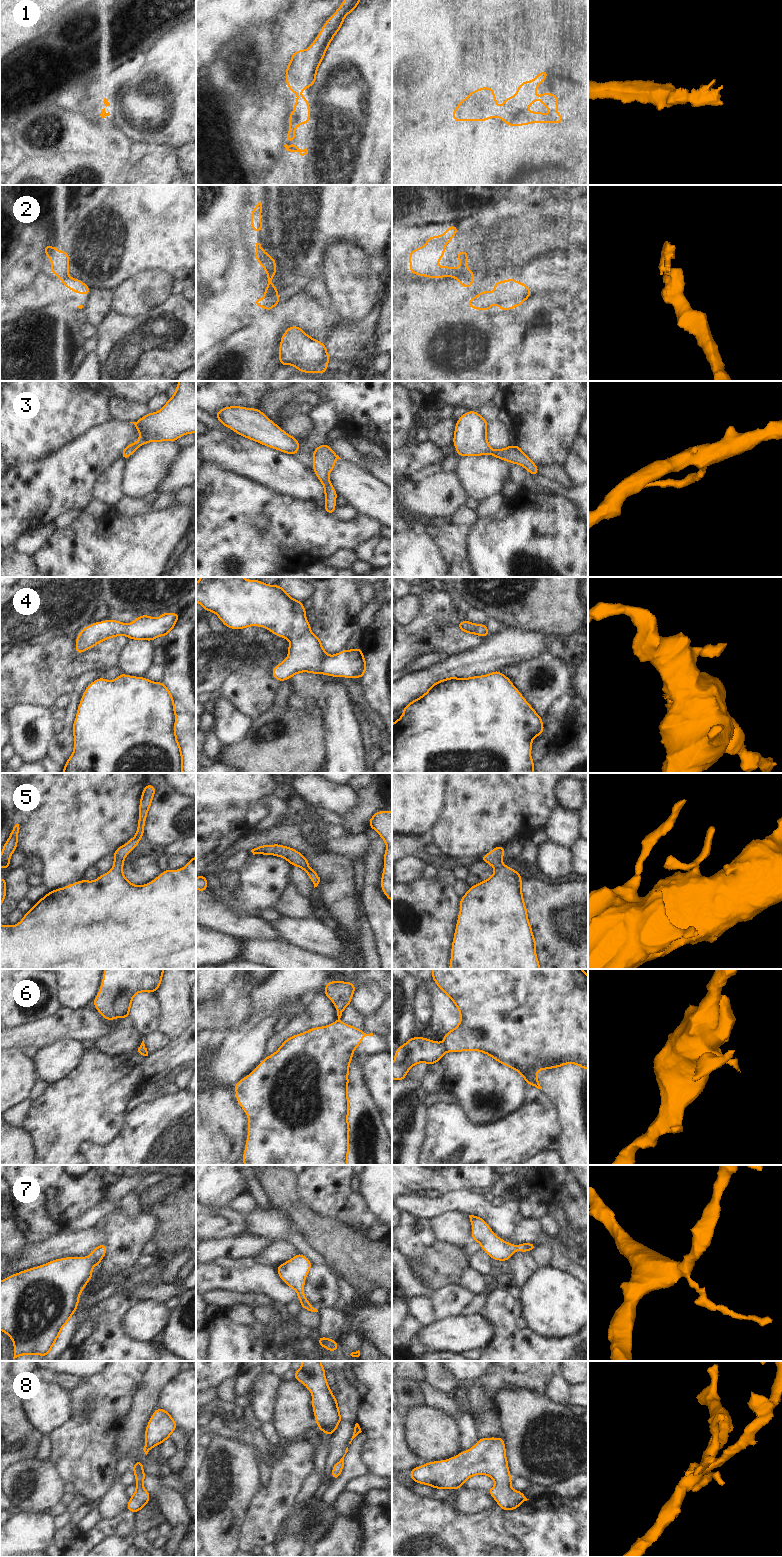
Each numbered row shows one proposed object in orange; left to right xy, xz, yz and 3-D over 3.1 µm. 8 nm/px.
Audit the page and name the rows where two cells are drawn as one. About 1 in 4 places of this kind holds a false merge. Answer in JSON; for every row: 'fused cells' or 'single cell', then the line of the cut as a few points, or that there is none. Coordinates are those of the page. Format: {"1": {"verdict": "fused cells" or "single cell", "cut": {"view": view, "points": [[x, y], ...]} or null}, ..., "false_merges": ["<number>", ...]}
{"1": {"verdict": "single cell", "cut": null}, "2": {"verdict": "fused cells", "cut": {"view": "yz", "points": [[473, 276], [459, 280]]}}, "3": {"verdict": "single cell", "cut": null}, "4": {"verdict": "single cell", "cut": null}, "5": {"verdict": "single cell", "cut": null}, "6": {"verdict": "fused cells", "cut": {"view": "yz", "points": [[442, 1043], [446, 1051]]}}, "7": {"verdict": "single cell", "cut": null}, "8": {"verdict": "single cell", "cut": null}, "false_merges": ["2", "6"]}

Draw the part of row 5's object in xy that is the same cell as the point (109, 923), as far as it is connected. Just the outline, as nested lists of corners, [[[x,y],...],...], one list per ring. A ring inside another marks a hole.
[[[148,783],[144,787],[140,799],[136,835],[115,850],[113,868],[109,872],[100,875],[92,882],[84,879],[57,890],[50,890],[24,914],[23,919],[16,925],[3,926],[0,923],[0,969],[196,969],[196,856],[192,857],[183,868],[179,870],[168,868],[143,886],[132,884],[123,875],[125,857],[135,849],[144,836],[147,813],[155,793],[156,788],[153,785]]]

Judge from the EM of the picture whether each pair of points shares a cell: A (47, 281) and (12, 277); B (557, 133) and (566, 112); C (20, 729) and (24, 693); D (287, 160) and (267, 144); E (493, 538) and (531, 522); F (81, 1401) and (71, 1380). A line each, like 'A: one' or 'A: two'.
A: two
B: two
C: two
D: two
E: one
F: two

